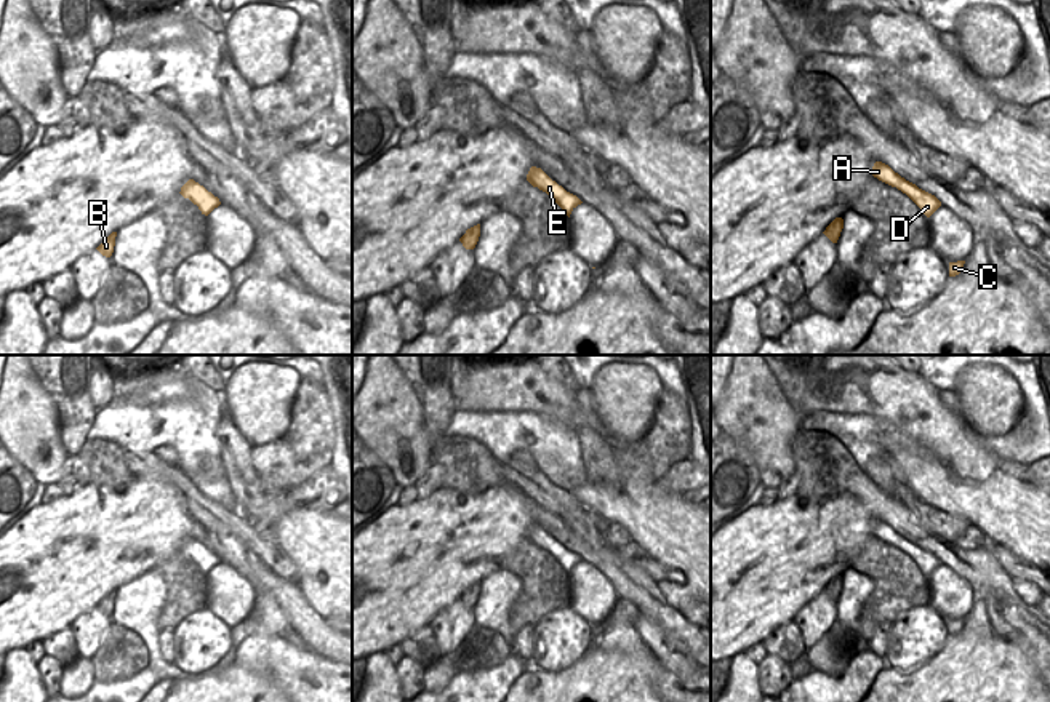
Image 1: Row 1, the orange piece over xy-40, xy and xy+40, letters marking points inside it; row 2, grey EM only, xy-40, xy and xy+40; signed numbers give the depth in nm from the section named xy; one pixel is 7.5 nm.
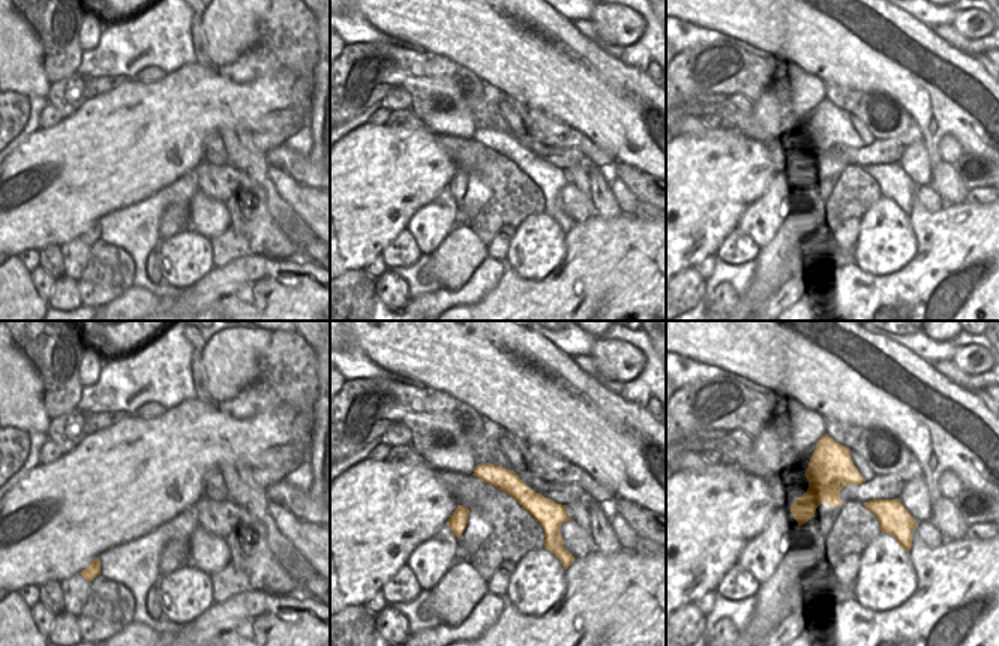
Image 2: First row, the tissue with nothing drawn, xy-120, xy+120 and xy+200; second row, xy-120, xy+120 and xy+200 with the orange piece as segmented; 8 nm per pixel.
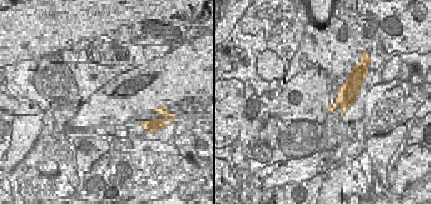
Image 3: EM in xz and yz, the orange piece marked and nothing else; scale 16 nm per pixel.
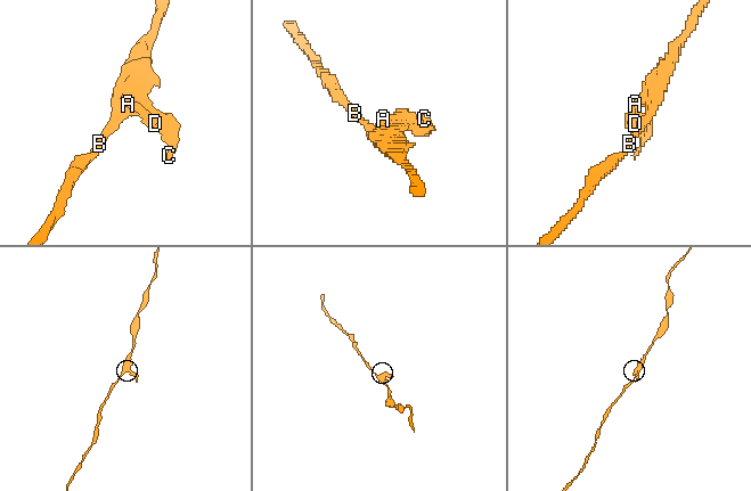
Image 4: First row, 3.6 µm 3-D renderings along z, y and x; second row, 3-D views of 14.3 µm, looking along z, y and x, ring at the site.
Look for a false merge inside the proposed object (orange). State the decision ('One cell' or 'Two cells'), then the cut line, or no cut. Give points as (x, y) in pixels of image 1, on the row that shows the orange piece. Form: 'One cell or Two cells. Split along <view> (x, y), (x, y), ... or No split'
Two cells. Split along xy (535, 168), (538, 186).

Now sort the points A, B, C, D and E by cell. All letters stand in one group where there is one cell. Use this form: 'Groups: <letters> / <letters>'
Groups: A B / C D E.

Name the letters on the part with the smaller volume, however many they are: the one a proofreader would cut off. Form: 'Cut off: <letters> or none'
Cut off: C, D, E.

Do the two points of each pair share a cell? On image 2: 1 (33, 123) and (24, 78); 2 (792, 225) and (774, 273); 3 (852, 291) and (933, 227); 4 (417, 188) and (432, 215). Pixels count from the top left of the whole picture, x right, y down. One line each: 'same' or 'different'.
1: different
2: same
3: same
4: different

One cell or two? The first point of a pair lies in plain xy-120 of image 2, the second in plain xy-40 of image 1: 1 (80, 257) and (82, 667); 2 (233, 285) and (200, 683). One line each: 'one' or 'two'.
1: two
2: two

